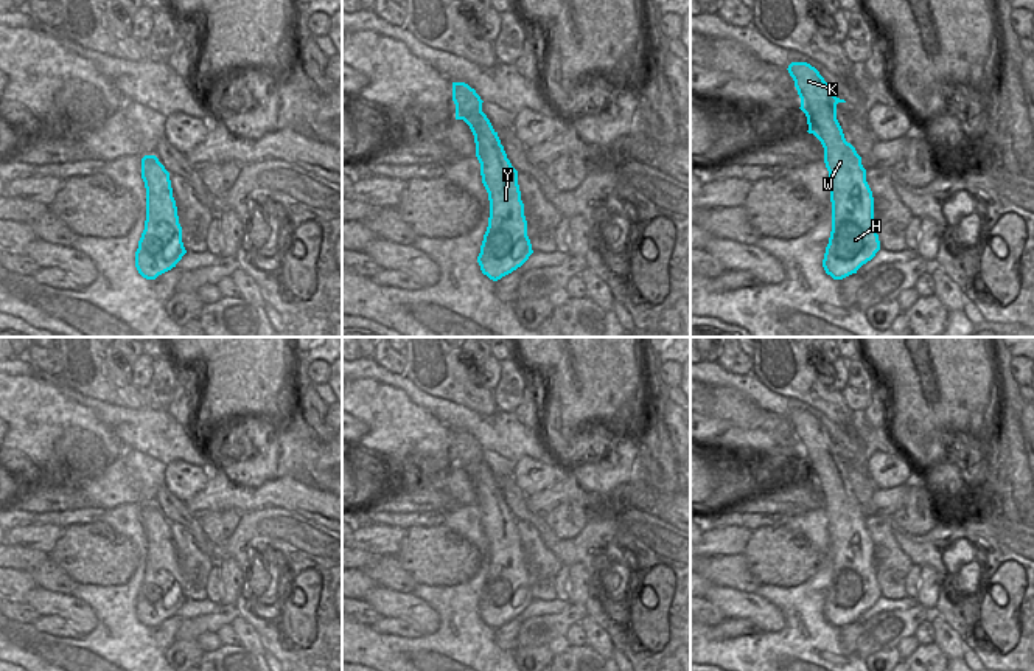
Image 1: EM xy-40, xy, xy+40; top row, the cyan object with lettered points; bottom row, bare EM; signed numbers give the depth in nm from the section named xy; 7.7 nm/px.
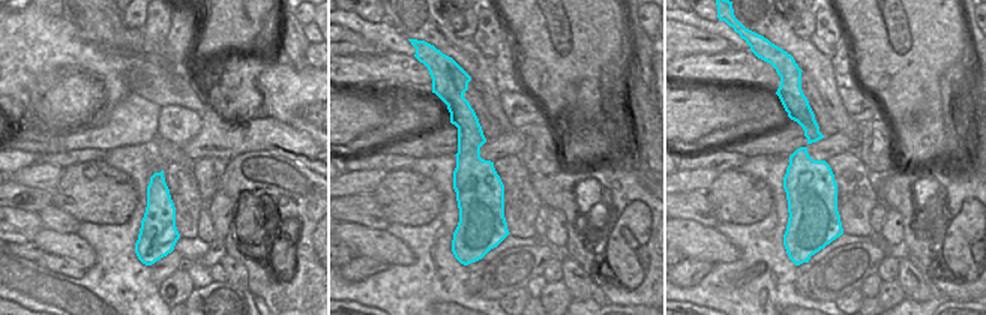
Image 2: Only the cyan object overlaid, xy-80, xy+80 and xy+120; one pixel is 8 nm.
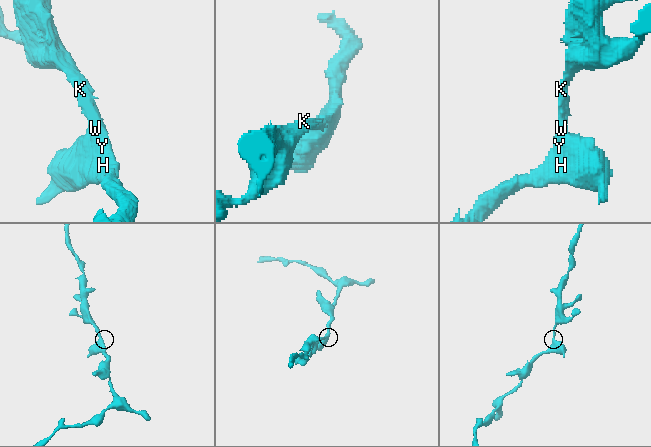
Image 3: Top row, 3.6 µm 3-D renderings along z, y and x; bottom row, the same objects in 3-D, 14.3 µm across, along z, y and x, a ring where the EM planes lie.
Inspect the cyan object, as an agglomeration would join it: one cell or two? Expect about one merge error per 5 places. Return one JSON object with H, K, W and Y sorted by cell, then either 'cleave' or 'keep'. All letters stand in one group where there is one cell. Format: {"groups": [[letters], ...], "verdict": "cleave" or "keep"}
{"groups": [["H", "K", "W", "Y"]], "verdict": "keep"}

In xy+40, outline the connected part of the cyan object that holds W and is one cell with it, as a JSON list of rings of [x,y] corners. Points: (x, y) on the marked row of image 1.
[[[791,62],[788,73],[801,98],[801,110],[807,116],[809,134],[813,134],[824,148],[824,163],[829,171],[829,191],[832,202],[832,231],[826,247],[823,267],[833,280],[843,280],[871,261],[880,250],[874,221],[874,197],[866,182],[866,169],[855,148],[846,141],[837,120],[837,104],[846,103],[837,98],[819,71],[807,62]]]

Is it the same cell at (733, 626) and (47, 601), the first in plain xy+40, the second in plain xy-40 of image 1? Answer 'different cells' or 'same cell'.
different cells

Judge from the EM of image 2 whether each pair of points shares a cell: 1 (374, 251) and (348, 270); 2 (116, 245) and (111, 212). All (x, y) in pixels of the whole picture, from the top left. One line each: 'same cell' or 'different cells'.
1: different cells
2: different cells

